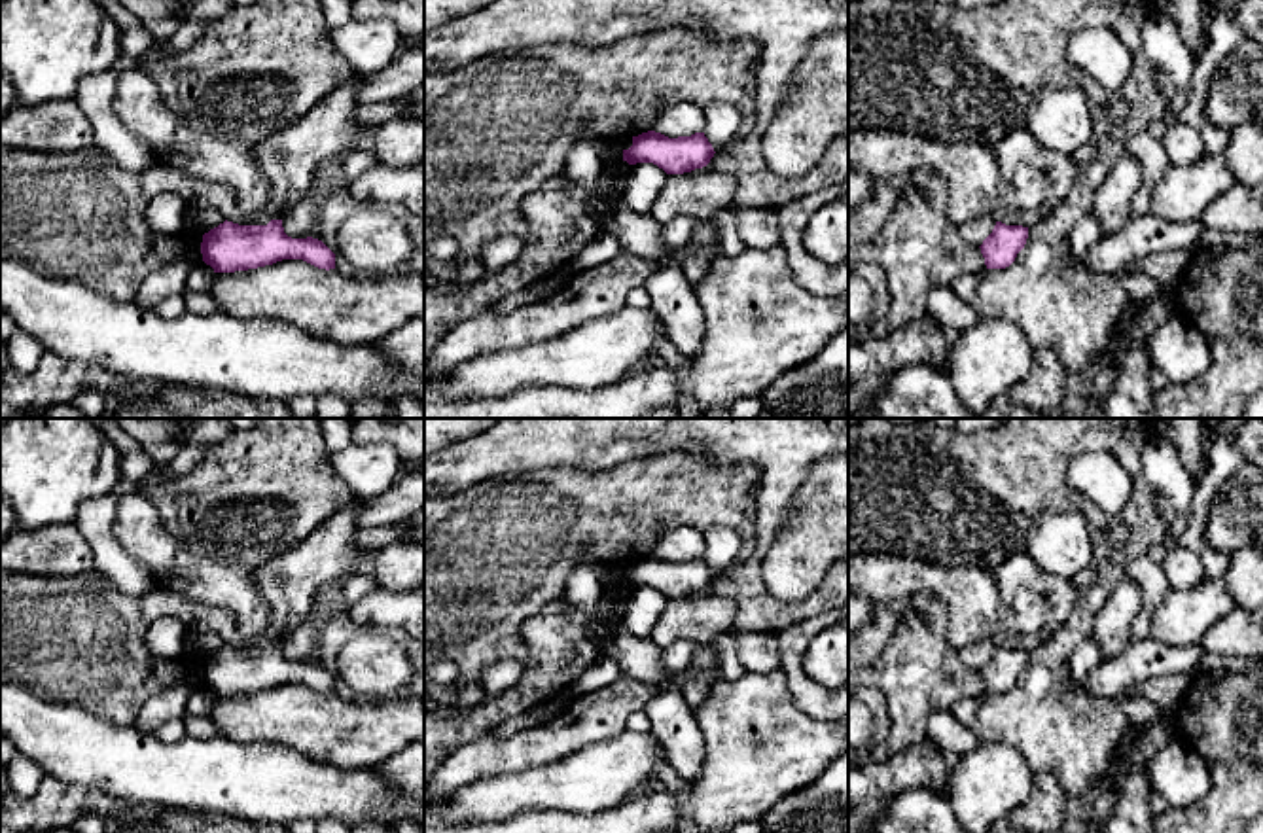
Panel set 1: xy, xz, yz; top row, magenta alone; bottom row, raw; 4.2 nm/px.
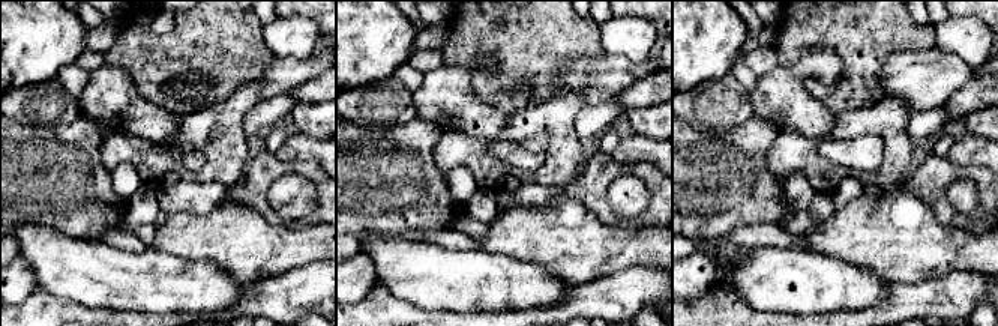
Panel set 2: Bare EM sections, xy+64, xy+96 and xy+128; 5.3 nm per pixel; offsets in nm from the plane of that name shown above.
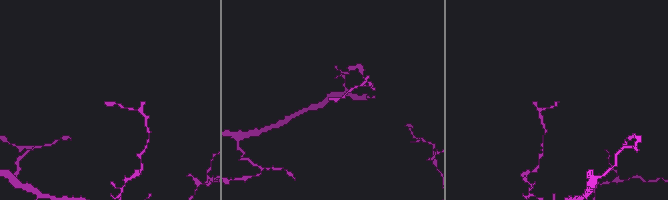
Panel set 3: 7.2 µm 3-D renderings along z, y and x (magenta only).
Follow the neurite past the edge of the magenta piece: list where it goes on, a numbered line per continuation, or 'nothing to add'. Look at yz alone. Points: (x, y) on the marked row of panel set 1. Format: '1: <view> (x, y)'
nothing to add

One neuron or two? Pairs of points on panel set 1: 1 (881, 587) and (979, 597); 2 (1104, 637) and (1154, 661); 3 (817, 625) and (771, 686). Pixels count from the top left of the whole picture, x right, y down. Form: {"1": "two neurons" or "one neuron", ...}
{"1": "one neuron", "2": "two neurons", "3": "two neurons"}

